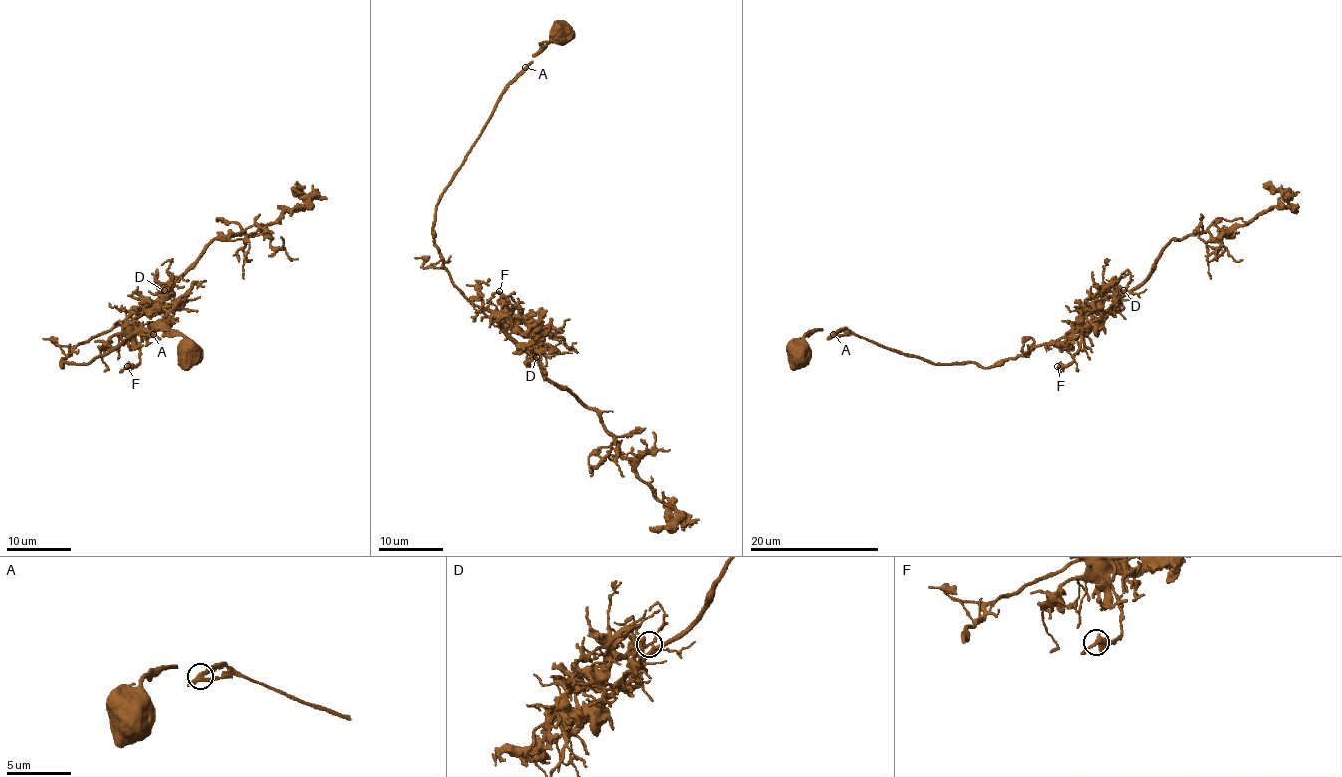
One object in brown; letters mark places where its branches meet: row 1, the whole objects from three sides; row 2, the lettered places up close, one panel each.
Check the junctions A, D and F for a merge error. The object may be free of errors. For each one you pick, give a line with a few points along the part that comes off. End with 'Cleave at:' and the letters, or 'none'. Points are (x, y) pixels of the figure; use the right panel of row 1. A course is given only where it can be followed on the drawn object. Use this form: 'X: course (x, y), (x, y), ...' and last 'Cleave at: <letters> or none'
Cleave at: none

